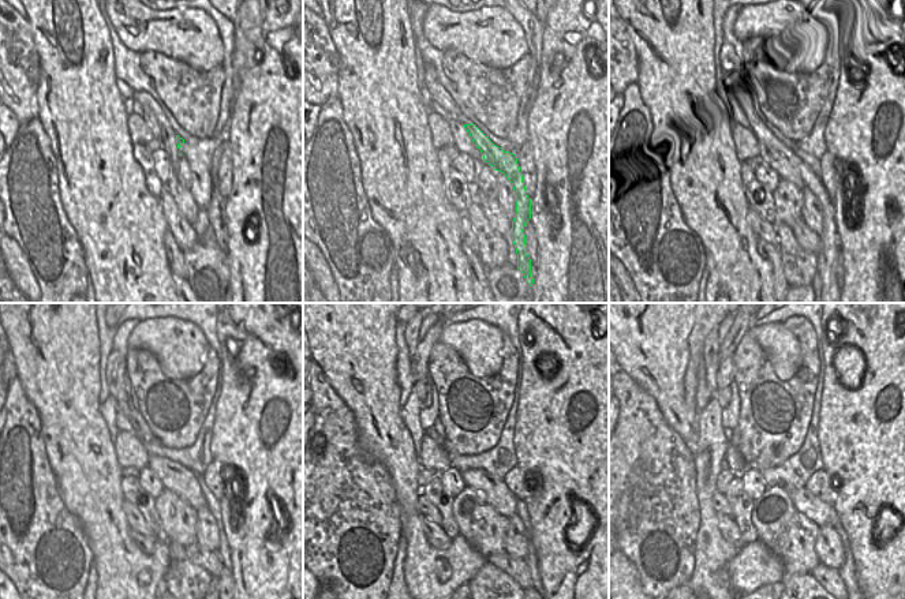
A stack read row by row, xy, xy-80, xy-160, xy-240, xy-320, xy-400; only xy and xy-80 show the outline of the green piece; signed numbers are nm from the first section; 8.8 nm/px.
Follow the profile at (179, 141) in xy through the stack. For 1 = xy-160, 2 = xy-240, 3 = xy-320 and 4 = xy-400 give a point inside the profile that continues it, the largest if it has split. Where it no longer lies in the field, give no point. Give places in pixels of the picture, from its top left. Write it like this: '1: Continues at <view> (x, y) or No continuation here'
1: Continues at xy-160 (826, 269)
2: Continues at xy-240 (214, 580)
3: Continues at xy-320 (418, 386)
4: Continues at xy-400 (725, 375)

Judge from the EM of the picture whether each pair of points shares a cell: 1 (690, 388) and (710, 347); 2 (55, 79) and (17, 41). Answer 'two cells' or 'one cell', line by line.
1: two cells
2: two cells

